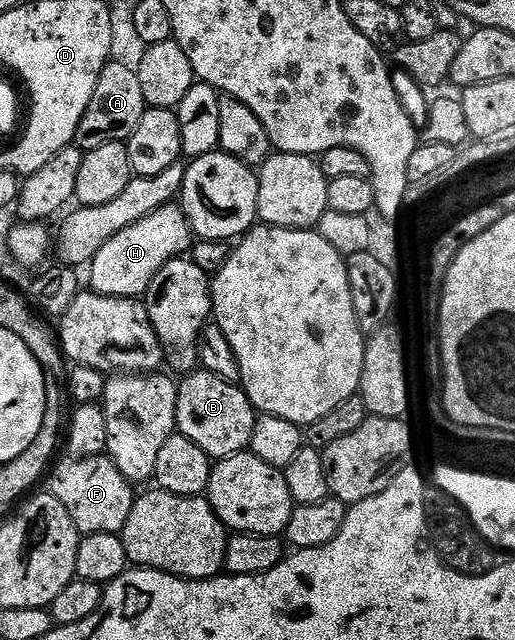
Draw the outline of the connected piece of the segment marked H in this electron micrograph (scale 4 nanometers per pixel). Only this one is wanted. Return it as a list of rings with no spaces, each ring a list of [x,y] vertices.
[[[170,203],[159,207],[151,215],[139,219],[139,223],[131,223],[131,227],[123,227],[117,235],[107,239],[91,264],[88,266],[88,288],[105,297],[144,298],[154,275],[168,261],[180,258],[189,249],[191,230],[189,221],[176,204]]]

